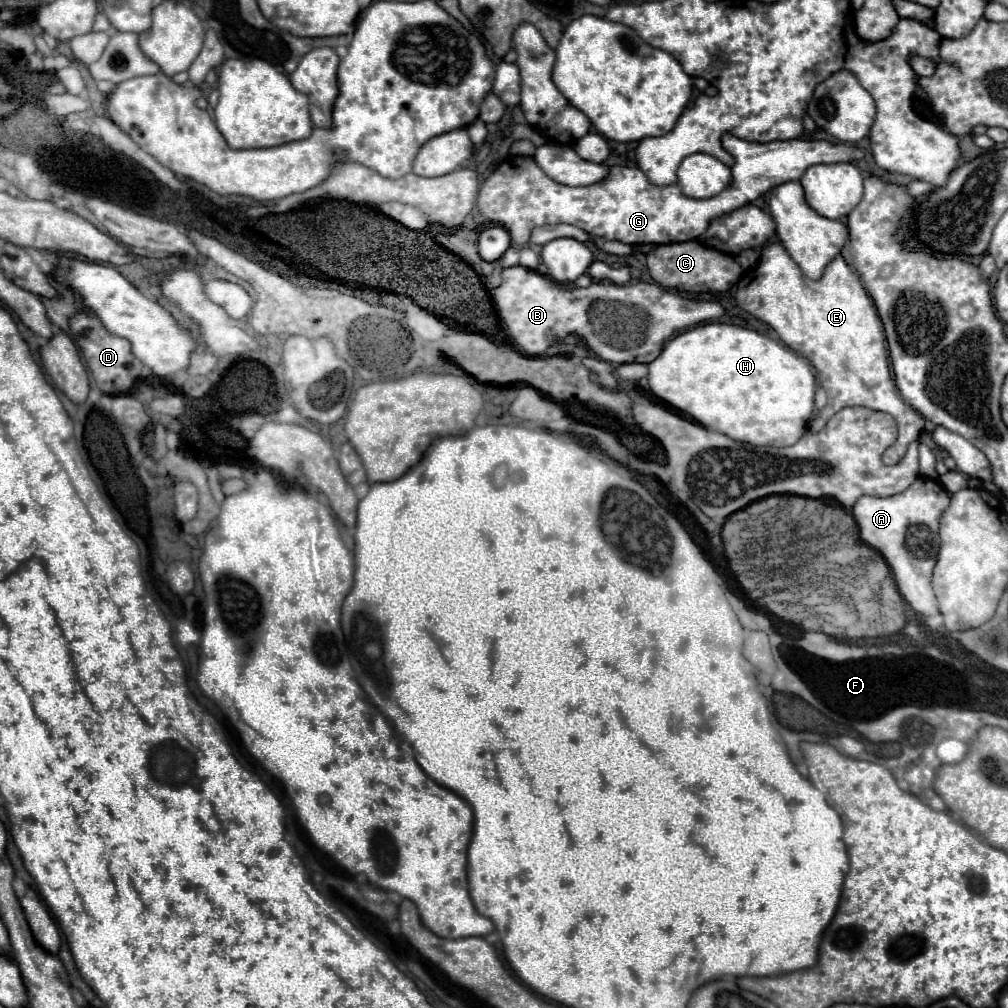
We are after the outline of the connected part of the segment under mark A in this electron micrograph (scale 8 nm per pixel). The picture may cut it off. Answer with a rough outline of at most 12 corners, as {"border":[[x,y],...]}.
{"border":[[916,479],[860,497],[860,537],[882,553],[900,595],[936,615],[932,569],[950,495]]}

